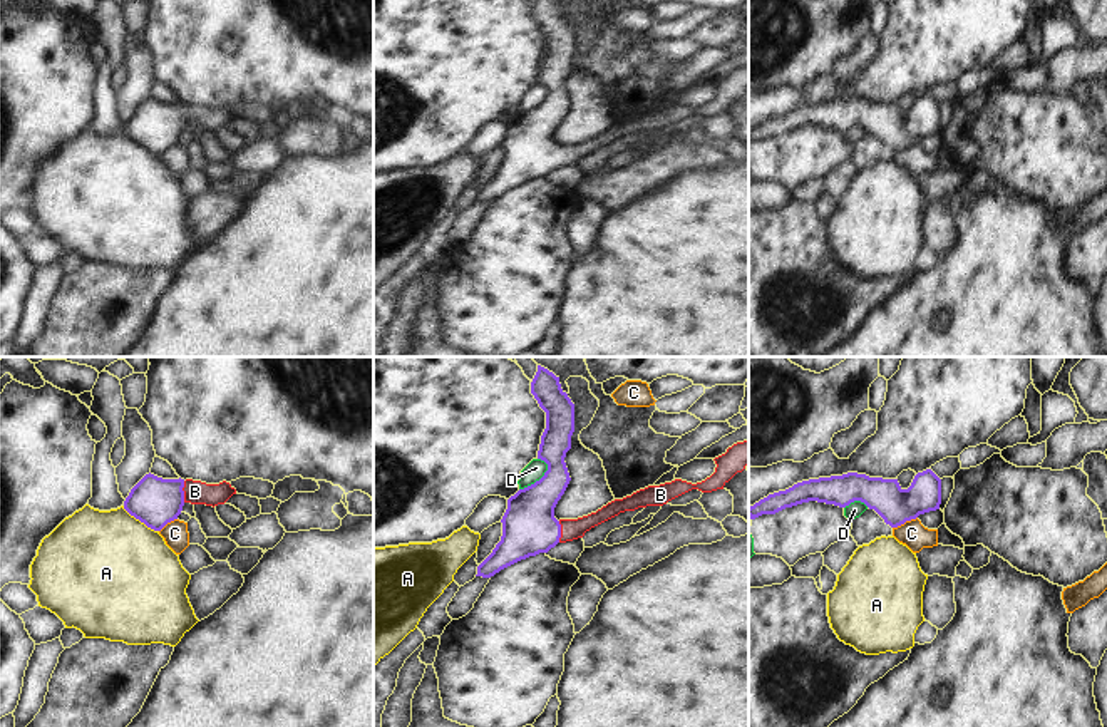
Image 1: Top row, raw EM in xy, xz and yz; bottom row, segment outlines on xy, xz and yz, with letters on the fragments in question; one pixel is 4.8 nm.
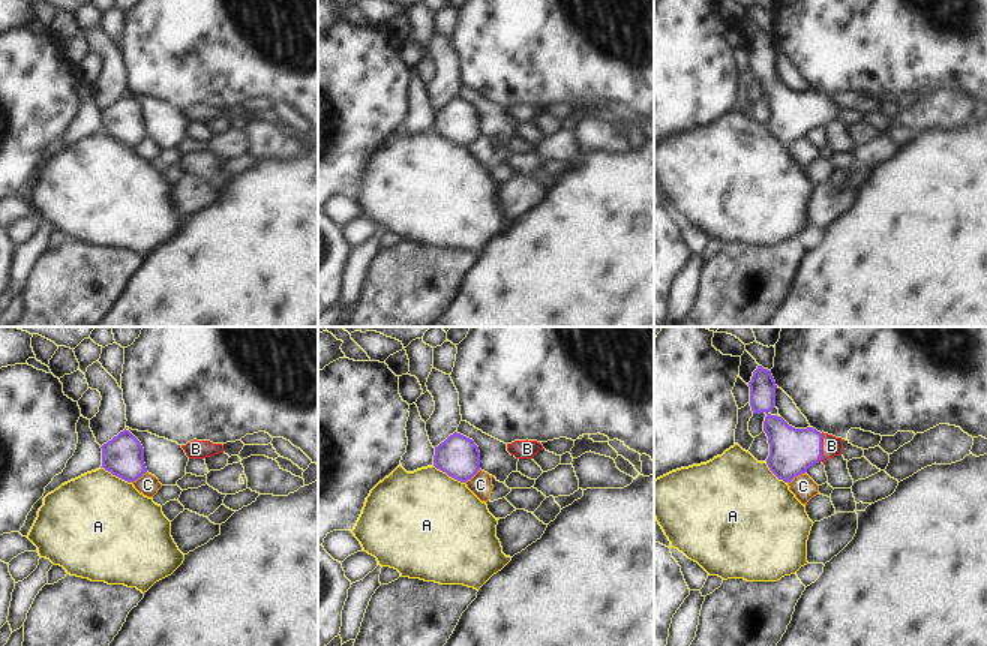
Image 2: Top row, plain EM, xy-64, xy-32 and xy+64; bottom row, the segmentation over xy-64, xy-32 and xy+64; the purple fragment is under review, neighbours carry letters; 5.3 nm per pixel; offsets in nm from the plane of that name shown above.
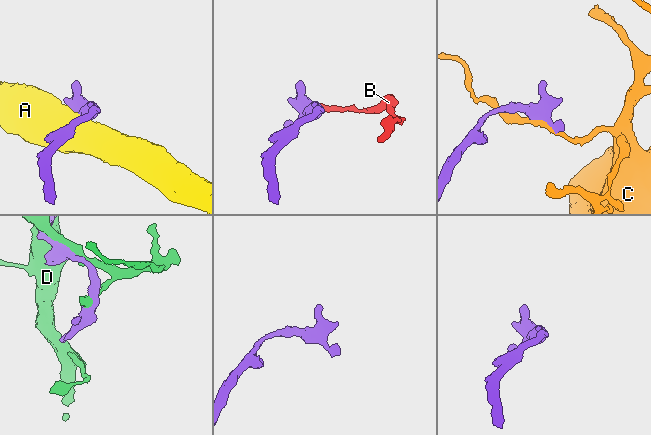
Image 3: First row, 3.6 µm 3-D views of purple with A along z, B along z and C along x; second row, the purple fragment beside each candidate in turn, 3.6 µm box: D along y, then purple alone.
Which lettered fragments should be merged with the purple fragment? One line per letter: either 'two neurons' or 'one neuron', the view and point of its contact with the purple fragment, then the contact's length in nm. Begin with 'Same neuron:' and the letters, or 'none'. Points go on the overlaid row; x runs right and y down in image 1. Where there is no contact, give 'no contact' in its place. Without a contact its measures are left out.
Same neuron: B
A: two neurons; contact xy (141, 521); length 220 nm
B: one neuron; contact xy (183, 491); length 100 nm
C: two neurons; contact yz (905, 521); length 130 nm
D: two neurons; contact xz (540, 479); length 190 nm

